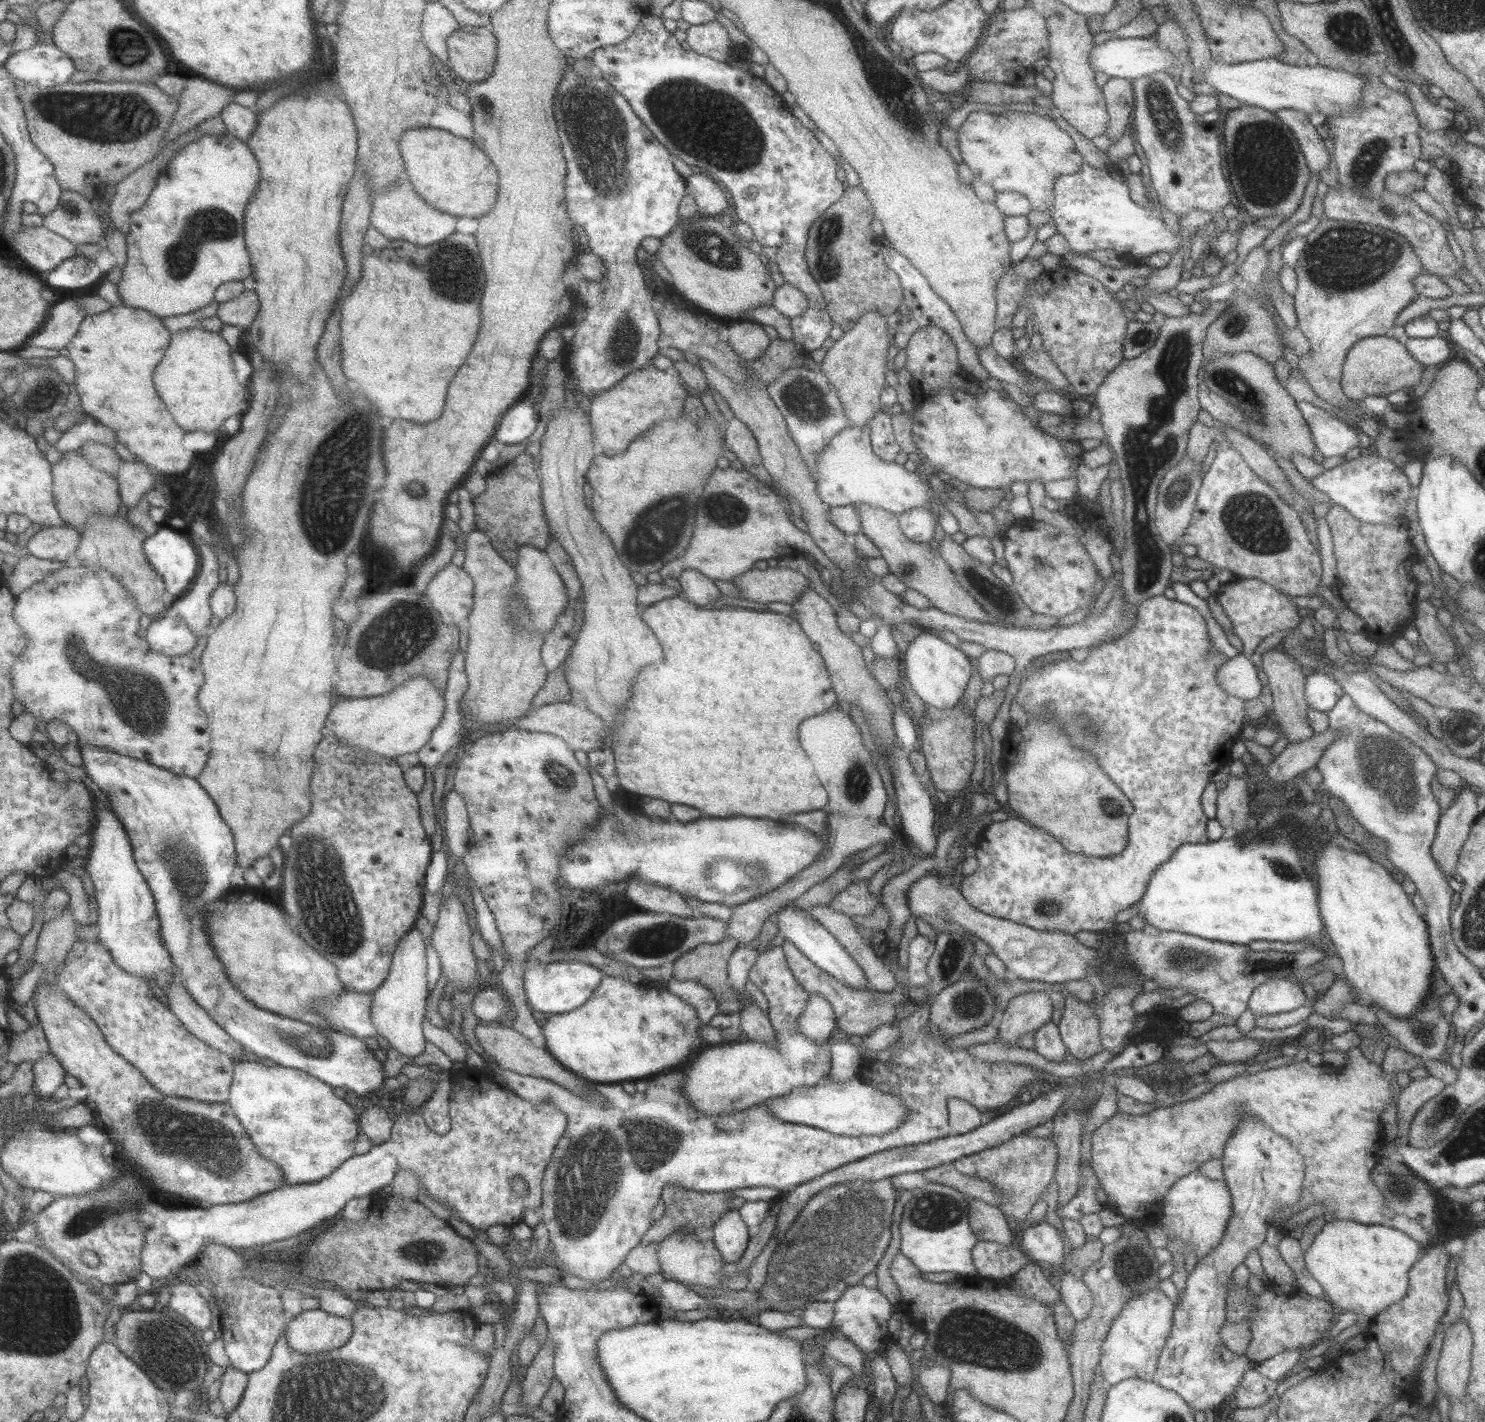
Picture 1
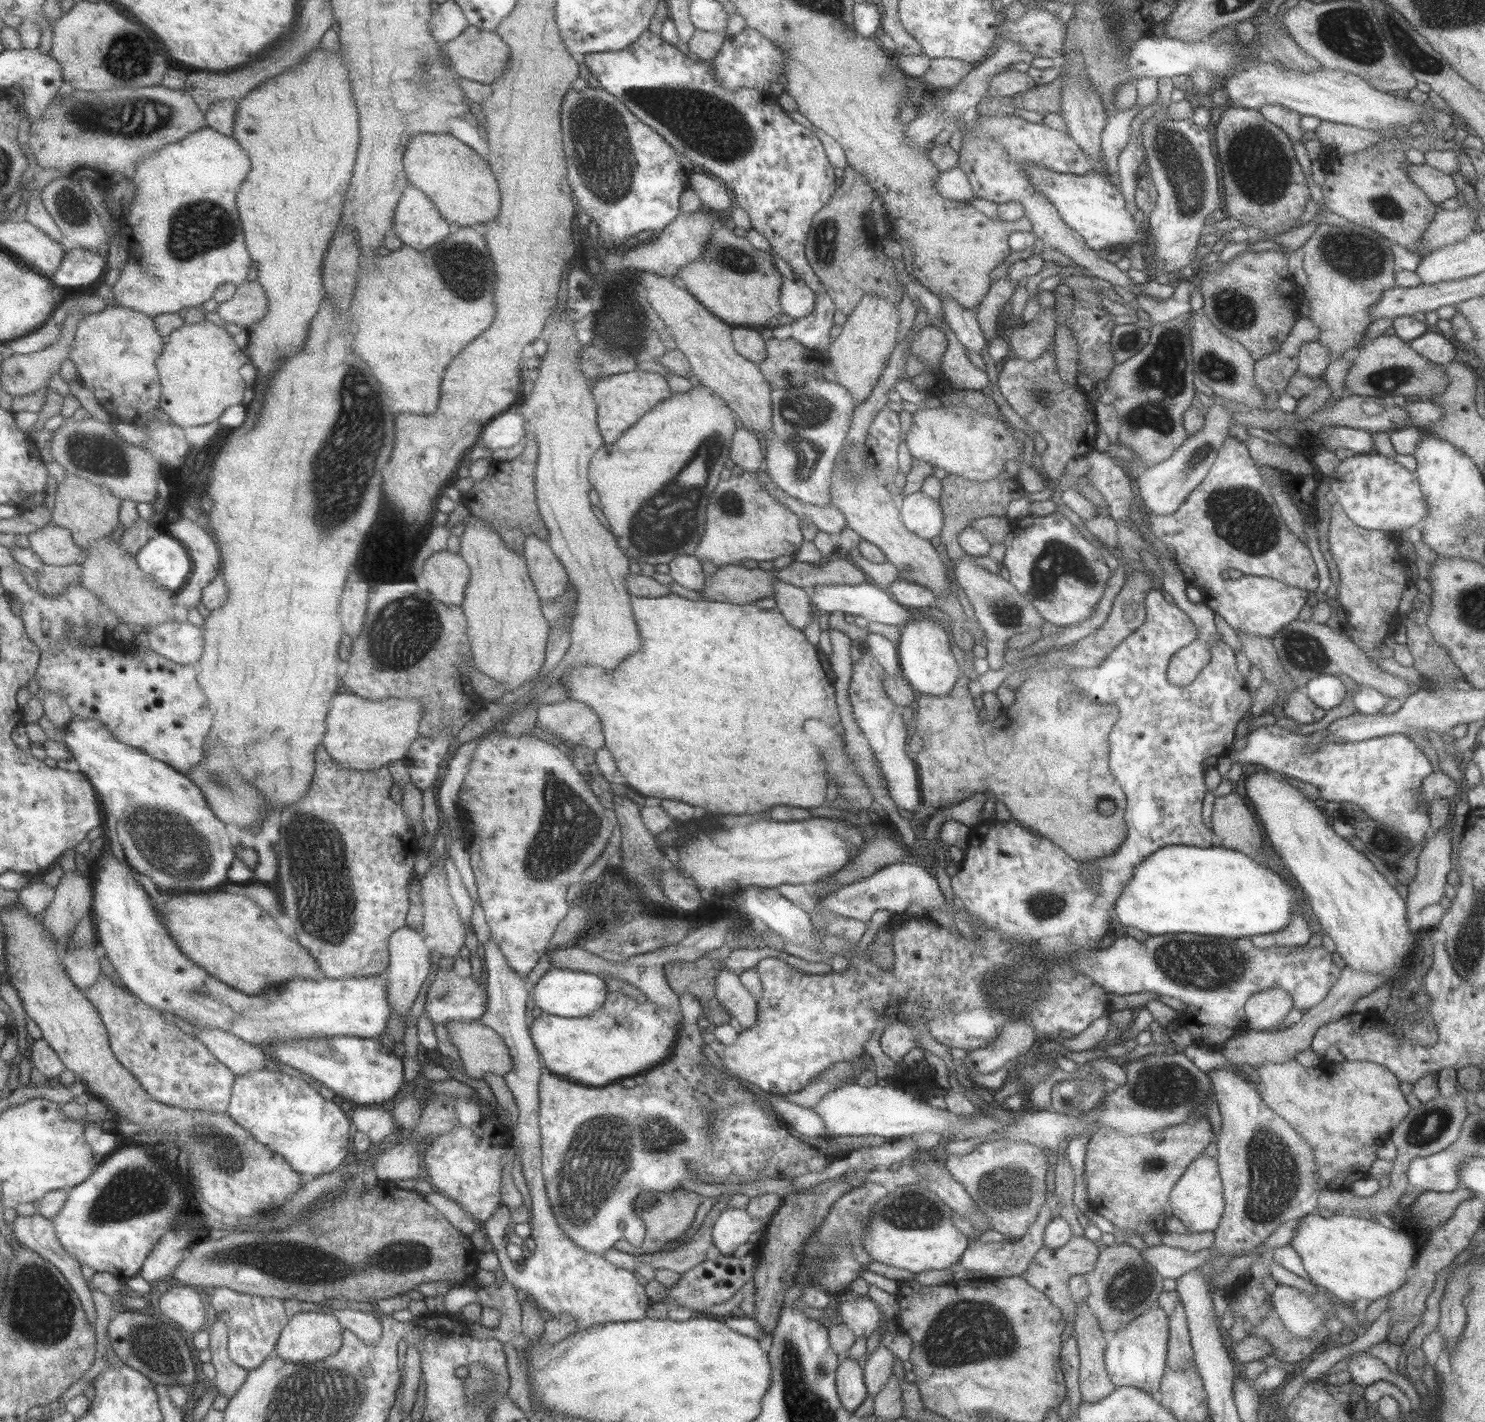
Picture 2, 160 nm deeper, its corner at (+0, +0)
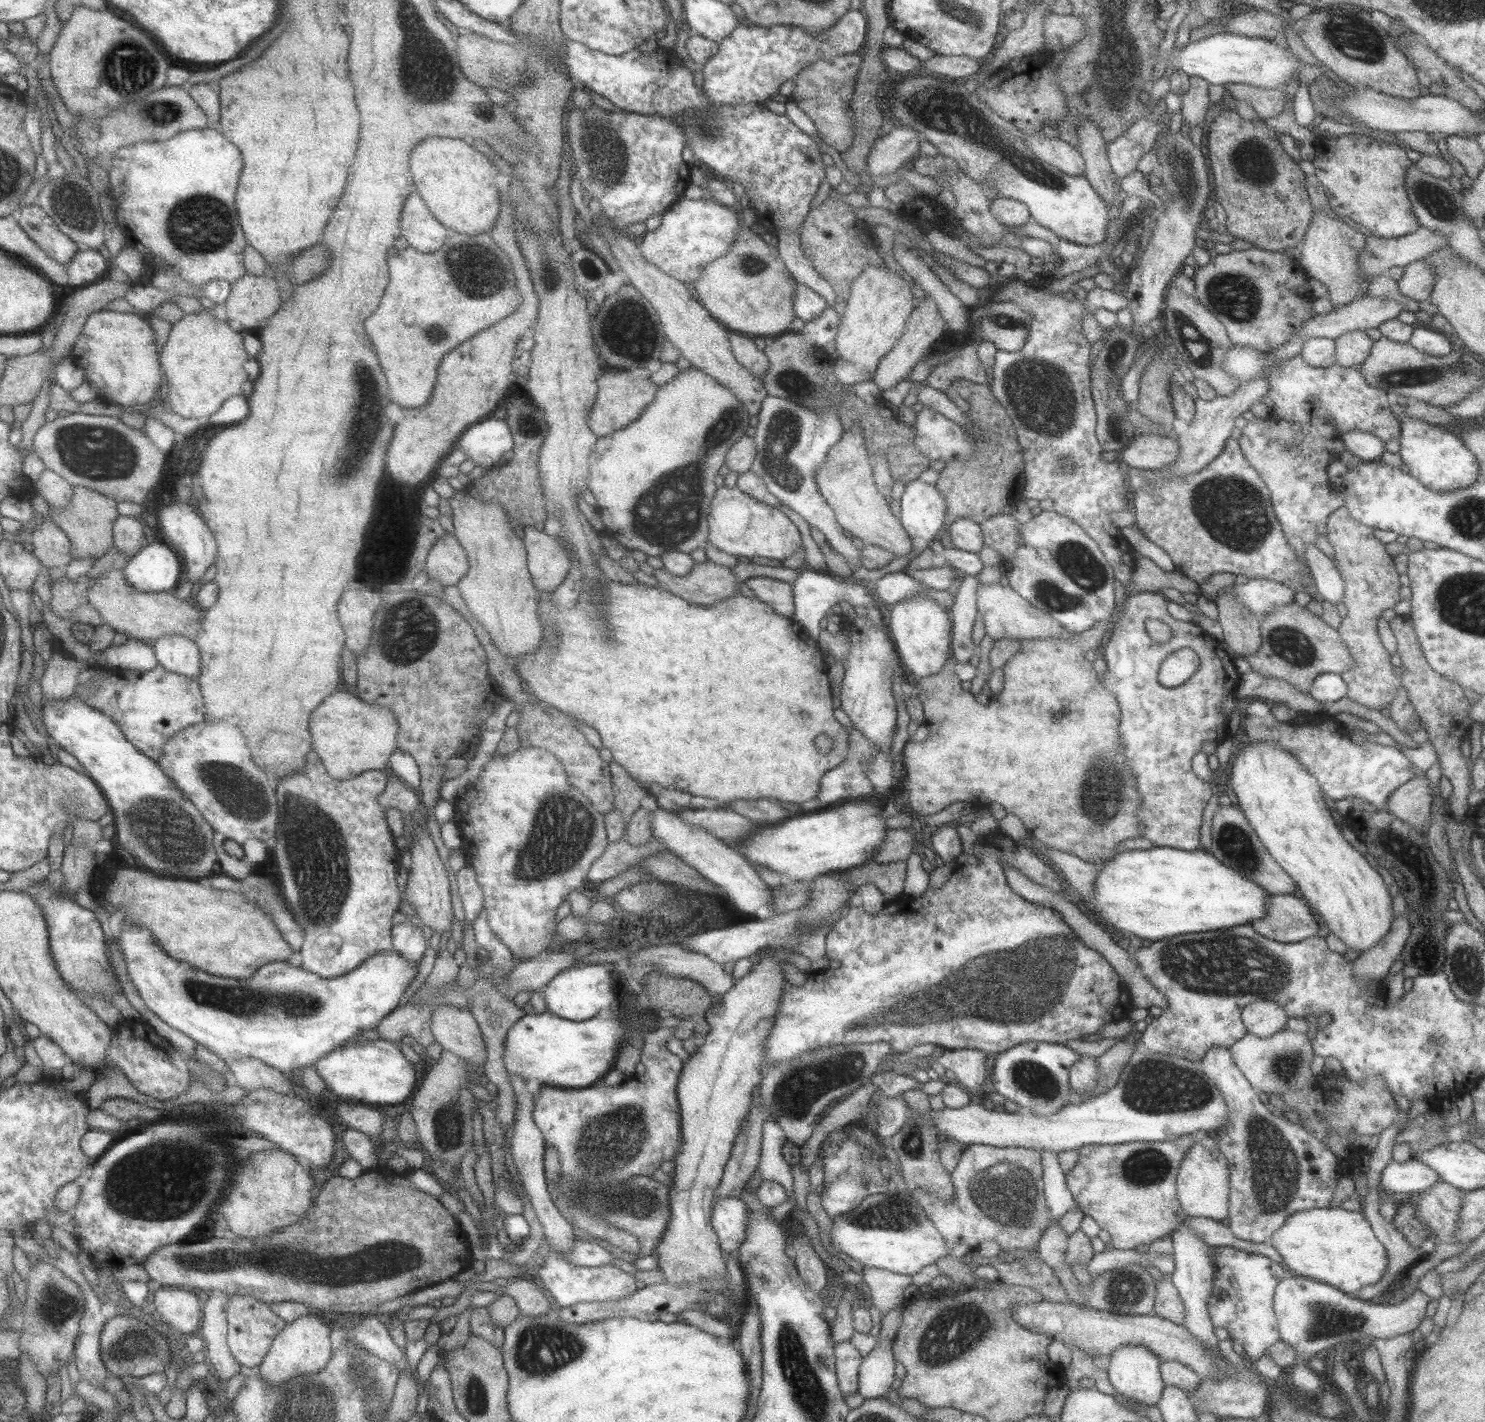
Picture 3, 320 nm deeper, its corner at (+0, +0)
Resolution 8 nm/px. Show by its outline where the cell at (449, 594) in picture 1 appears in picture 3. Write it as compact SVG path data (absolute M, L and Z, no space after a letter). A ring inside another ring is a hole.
M444 532L431 545L425 558L423 571L438 580L433 589L453 586L468 571L467 554L454 533Z

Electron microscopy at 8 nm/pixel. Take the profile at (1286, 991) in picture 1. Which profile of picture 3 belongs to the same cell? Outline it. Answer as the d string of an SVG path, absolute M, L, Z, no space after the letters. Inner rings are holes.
M1263 1000L1243 1007L1240 1019L1246 1033L1253 1034L1257 1038L1267 1038L1284 1029L1288 1018L1279 1004Z

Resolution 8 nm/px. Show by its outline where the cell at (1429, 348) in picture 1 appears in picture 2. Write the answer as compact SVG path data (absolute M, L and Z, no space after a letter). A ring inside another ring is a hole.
M1425 331L1421 336L1417 336L1417 338L1410 340L1408 343L1423 358L1439 366L1445 366L1459 356L1459 350L1457 350L1459 348L1458 345L1441 333L1436 334Z

